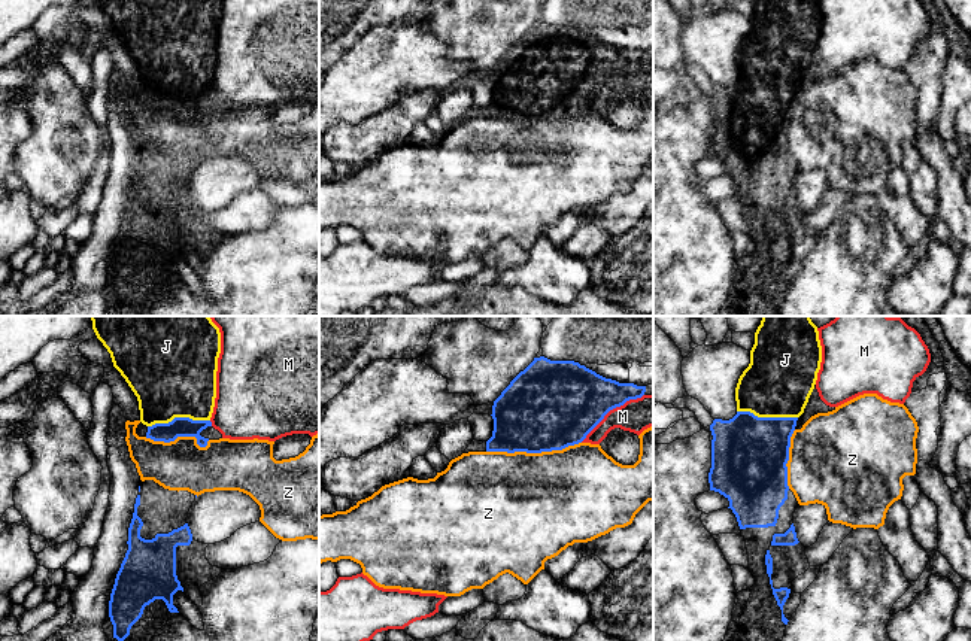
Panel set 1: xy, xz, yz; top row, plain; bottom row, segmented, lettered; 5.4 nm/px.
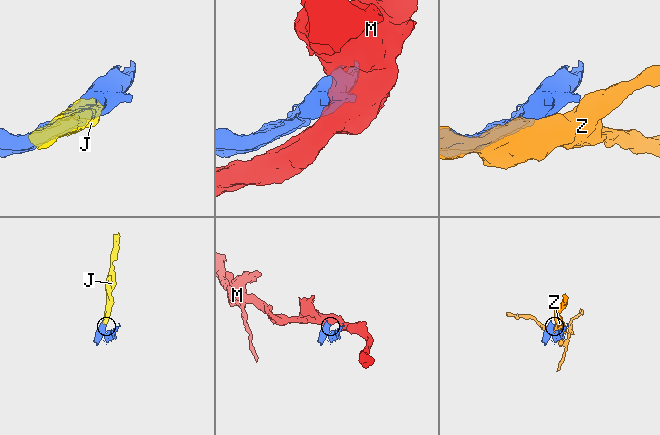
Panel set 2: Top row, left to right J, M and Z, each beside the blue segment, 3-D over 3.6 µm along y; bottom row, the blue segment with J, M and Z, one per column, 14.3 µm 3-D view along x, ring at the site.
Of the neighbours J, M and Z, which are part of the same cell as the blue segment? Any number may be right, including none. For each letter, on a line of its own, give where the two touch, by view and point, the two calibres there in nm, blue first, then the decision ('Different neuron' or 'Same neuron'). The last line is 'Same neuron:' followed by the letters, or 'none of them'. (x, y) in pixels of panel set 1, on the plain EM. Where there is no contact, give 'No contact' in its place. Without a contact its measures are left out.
J: Touches blue at xy (178, 84). Thickness 110 nm (blue) against 440 nm. Same neuron
M: Touches blue at xz (610, 75). Thickness 420 nm (blue) against 180 nm. Different neuron
Z: Touches blue at xz (533, 118). Thickness 460 nm (blue) against 500 nm. Different neuron
Same neuron: J

